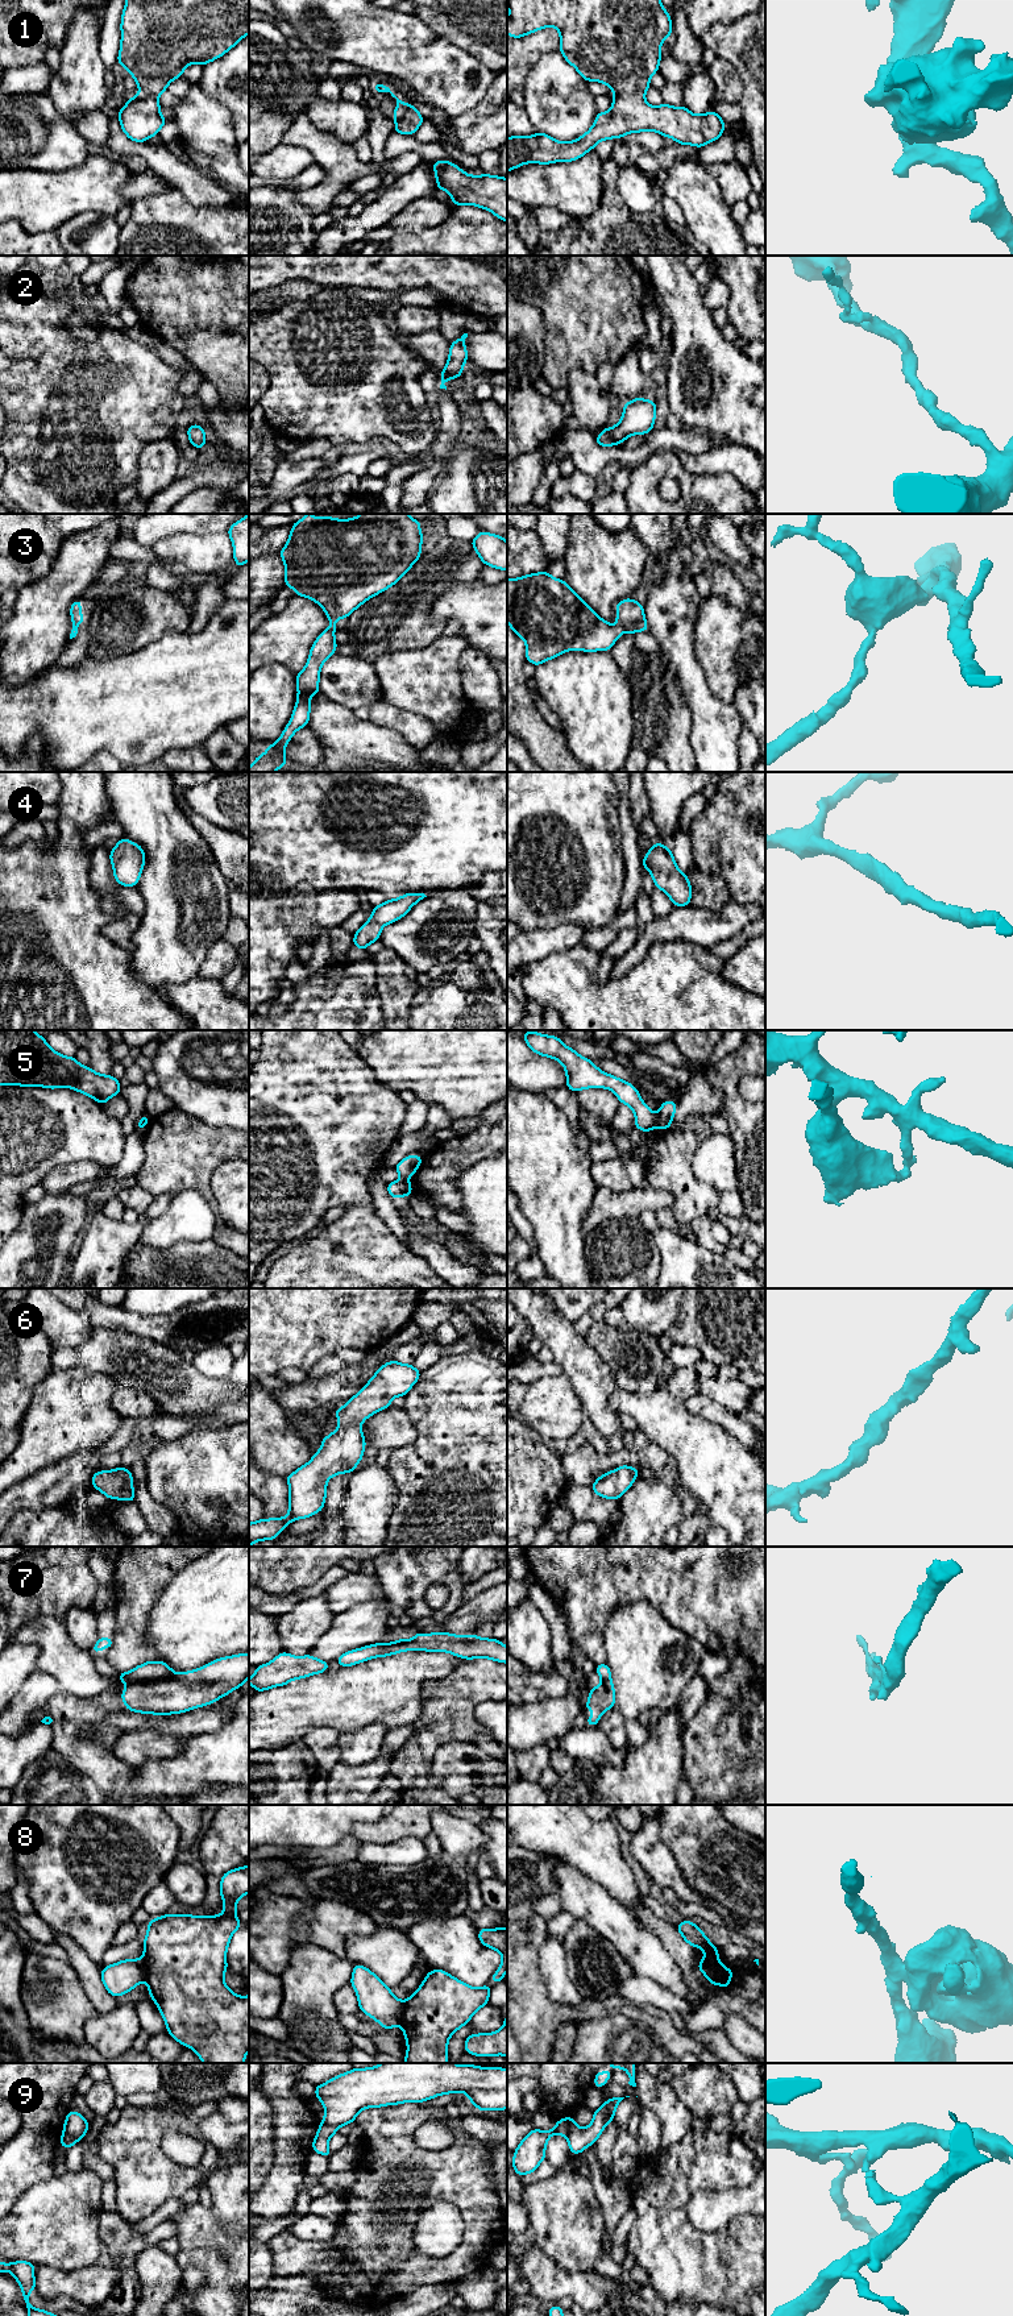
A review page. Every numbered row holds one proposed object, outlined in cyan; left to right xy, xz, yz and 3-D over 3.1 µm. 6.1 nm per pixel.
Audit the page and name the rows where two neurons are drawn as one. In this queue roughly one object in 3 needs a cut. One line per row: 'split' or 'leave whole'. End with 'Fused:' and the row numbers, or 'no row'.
1: leave whole
2: leave whole
3: leave whole
4: leave whole
5: split
6: leave whole
7: split
8: split
9: split
Fused: 5, 7, 8, 9

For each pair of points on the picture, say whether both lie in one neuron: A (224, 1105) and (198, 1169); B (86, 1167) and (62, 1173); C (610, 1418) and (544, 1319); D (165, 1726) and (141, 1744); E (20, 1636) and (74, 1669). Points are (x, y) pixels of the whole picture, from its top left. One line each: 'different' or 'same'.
A: different
B: same
C: same
D: different
E: same

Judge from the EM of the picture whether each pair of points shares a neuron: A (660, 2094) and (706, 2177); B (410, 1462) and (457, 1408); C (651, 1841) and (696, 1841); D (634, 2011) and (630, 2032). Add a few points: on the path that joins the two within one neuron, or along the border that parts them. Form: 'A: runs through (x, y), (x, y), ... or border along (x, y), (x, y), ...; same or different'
A: border along (693, 2128), (679, 2141), (659, 2153); different
B: runs through (422, 1449), (449, 1422); same
C: border along (655, 1818), (659, 1825), (660, 1839), (680, 1867); different
D: border along (601, 2018), (625, 2014), (643, 2021), (657, 2037); different

